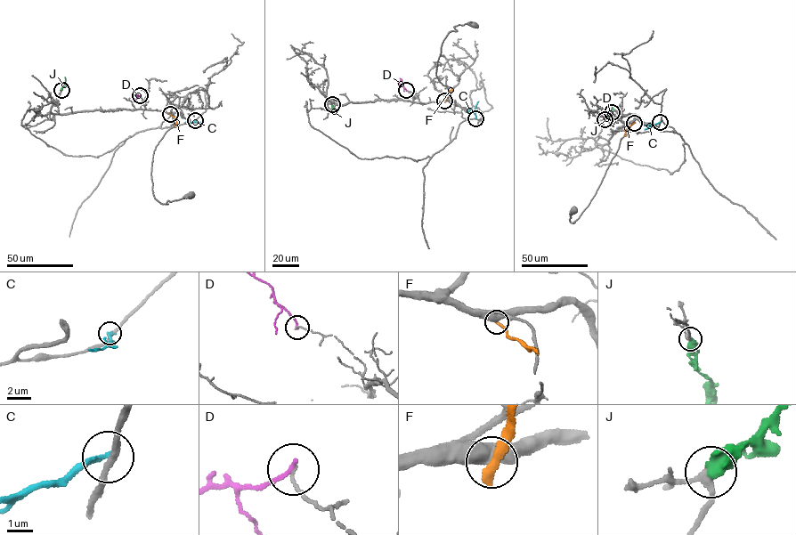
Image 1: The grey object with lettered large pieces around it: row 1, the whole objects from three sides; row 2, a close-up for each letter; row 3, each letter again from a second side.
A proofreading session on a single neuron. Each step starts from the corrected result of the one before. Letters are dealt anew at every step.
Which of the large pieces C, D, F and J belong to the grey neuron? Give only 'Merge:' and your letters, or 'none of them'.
Merge: none of them

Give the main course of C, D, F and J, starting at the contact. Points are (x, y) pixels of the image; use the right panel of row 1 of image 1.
C: (660, 122), (644, 125)
D: (612, 112), (598, 114)
F: (634, 123), (626, 129), (625, 135)
J: (605, 119), (613, 109), (611, 105)

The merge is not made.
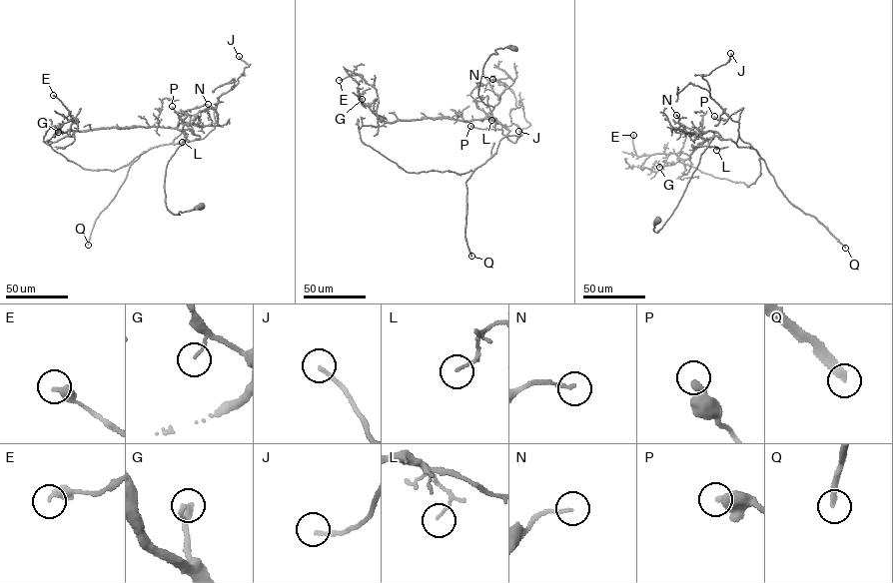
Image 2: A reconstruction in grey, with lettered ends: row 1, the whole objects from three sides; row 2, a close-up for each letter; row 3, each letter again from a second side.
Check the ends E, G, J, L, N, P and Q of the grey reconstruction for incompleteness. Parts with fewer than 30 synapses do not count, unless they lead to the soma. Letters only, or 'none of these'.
Q

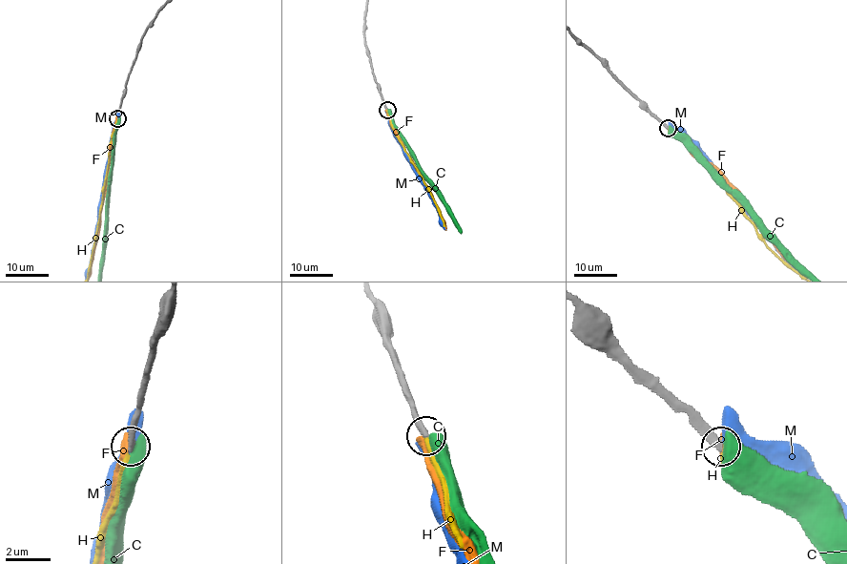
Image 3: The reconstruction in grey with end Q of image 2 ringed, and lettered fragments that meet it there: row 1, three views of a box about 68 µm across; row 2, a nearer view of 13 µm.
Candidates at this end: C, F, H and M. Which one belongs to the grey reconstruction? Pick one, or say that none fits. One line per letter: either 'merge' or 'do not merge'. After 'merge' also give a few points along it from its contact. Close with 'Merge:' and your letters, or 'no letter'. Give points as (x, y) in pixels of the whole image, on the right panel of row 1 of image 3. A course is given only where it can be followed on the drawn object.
C: do not merge
F: do not merge
H: do not merge
M: do not merge
Merge: no letter

